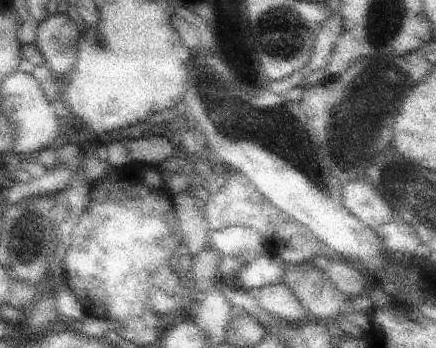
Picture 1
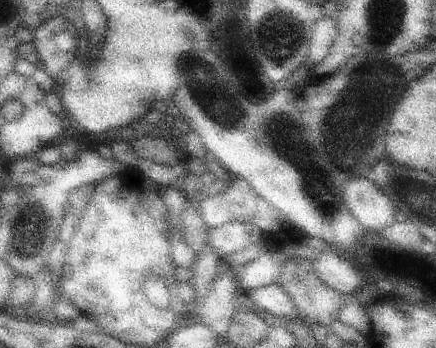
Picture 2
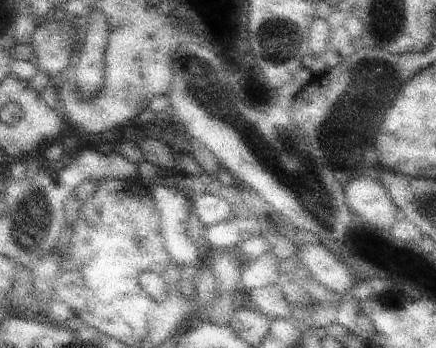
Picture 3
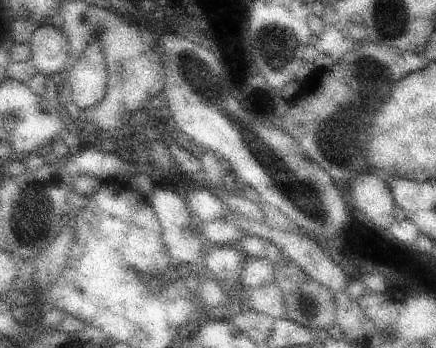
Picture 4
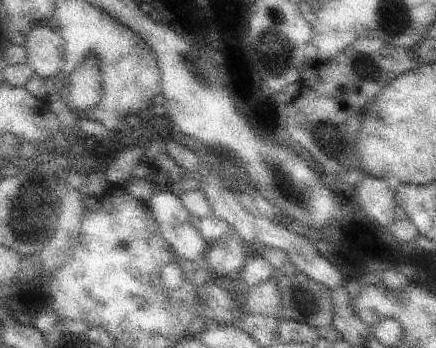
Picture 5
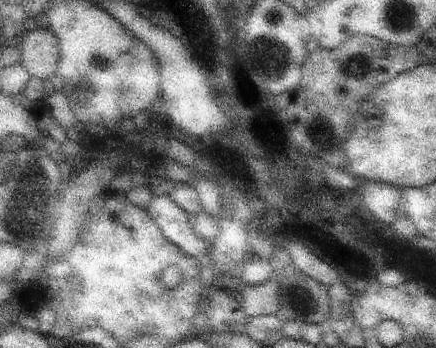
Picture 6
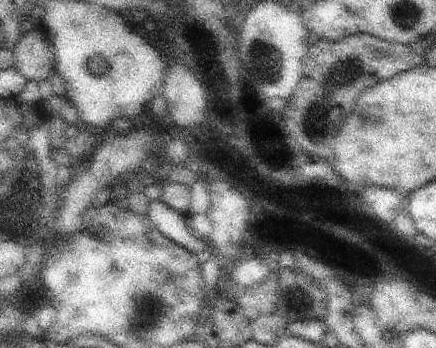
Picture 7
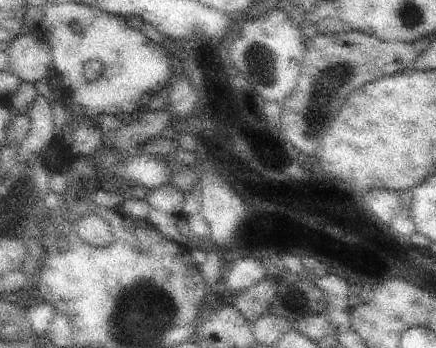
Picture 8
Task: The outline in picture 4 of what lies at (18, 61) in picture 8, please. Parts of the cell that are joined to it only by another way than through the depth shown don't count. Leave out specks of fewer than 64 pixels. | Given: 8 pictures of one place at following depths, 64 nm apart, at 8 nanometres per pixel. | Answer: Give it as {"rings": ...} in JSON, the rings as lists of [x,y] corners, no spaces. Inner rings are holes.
{"rings":[[[59,24],[51,26],[37,26],[37,30],[29,38],[29,48],[31,48],[31,64],[37,70],[37,74],[43,74],[45,78],[57,76],[67,60],[69,60],[69,42],[59,28]]]}

